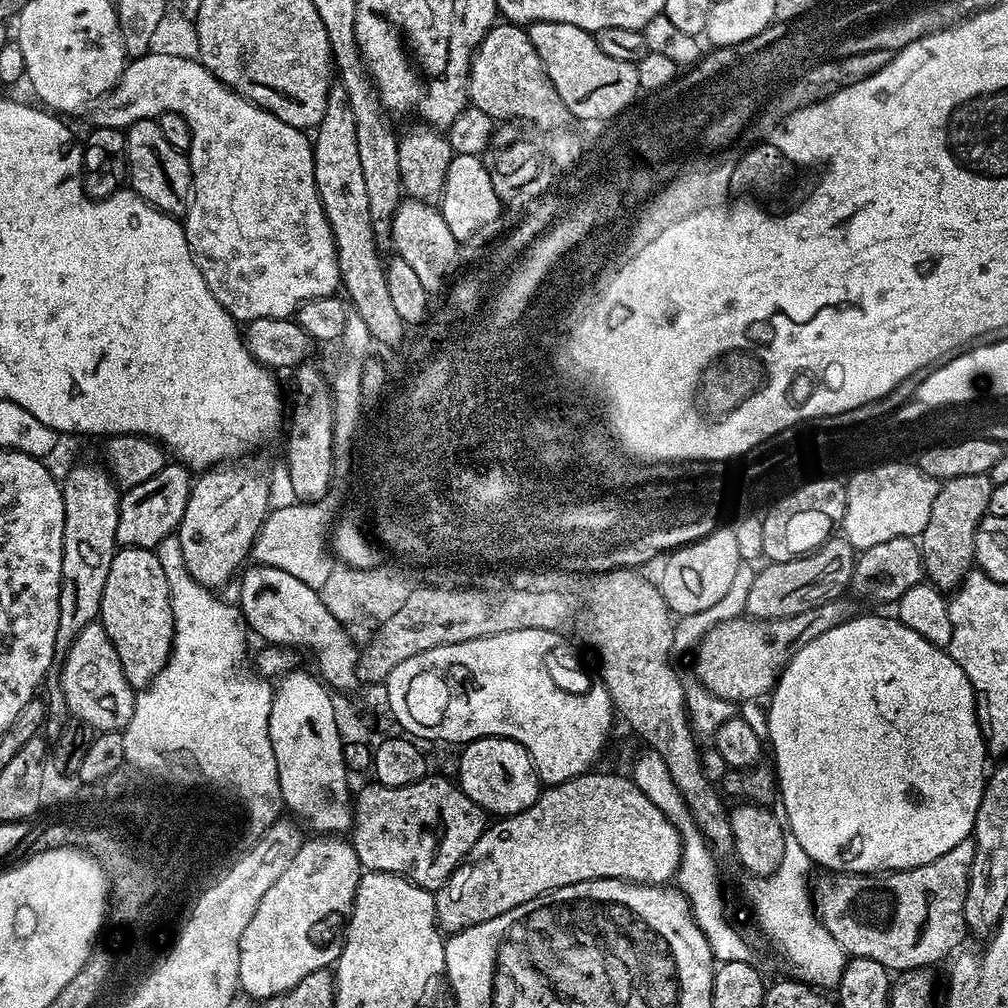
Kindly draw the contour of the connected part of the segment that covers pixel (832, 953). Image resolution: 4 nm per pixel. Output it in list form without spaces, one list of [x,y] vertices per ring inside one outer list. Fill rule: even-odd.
[[[785,835],[784,853],[778,870],[772,876],[749,879],[748,900],[752,903],[757,926],[764,931],[765,938],[784,955],[785,962],[796,971],[795,977],[817,990],[832,990],[840,983],[844,973],[846,953],[842,946],[838,946],[838,942],[834,942],[834,934],[826,930],[816,915],[814,892],[810,887],[812,871],[813,862],[806,850],[798,846],[798,838]]]

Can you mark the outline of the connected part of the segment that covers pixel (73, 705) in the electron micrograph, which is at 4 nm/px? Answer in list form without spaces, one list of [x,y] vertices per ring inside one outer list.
[[[99,622],[86,626],[62,658],[61,686],[65,691],[66,706],[79,723],[88,725],[97,733],[123,732],[134,714],[136,692],[126,682],[122,662],[118,662],[118,650],[110,642],[106,630]]]

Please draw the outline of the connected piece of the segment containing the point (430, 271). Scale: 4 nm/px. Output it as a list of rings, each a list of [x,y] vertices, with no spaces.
[[[411,198],[401,201],[392,219],[390,242],[397,250],[397,257],[409,263],[413,271],[417,272],[417,277],[429,294],[438,290],[440,280],[453,276],[459,269],[462,258],[458,250],[460,242],[450,233],[450,228],[439,209],[427,201]]]

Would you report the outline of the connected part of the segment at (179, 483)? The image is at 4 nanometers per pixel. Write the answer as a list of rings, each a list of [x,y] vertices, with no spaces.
[[[168,462],[154,478],[146,478],[146,482],[127,489],[120,497],[117,545],[155,550],[164,538],[173,535],[180,527],[182,514],[186,514],[186,502],[194,483],[193,477],[188,475],[190,472],[185,465]]]

